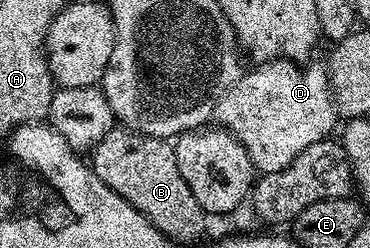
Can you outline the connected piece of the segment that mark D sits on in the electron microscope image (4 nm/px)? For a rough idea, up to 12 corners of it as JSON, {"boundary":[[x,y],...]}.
{"boundary":[[266,61],[212,112],[257,174],[325,140],[338,110],[323,64]]}

